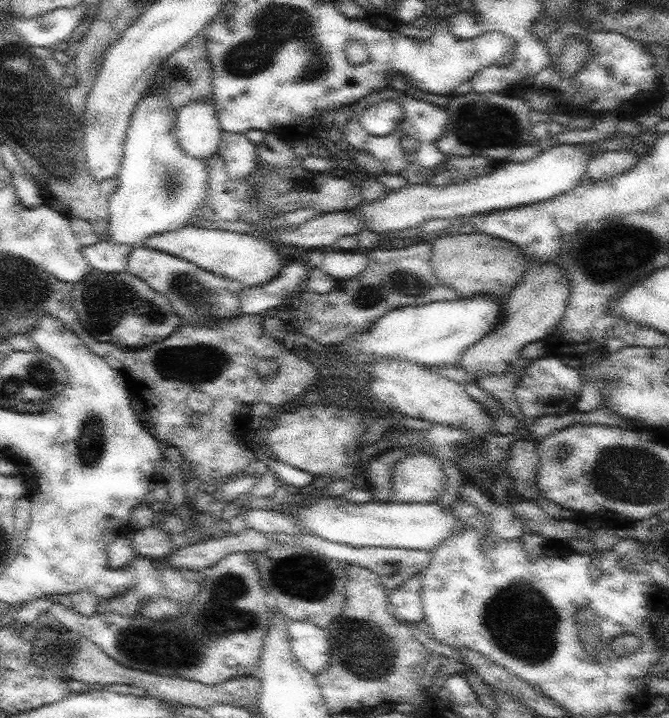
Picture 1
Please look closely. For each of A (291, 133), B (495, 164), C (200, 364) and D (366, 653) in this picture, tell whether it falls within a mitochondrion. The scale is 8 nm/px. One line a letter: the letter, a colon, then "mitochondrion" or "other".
A: other
B: other
C: mitochondrion
D: mitochondrion

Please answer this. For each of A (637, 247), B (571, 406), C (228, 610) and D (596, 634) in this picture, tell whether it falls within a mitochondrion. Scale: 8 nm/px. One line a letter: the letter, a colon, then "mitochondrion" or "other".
A: mitochondrion
B: other
C: mitochondrion
D: other

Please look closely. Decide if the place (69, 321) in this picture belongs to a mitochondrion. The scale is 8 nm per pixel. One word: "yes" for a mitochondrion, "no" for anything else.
no

